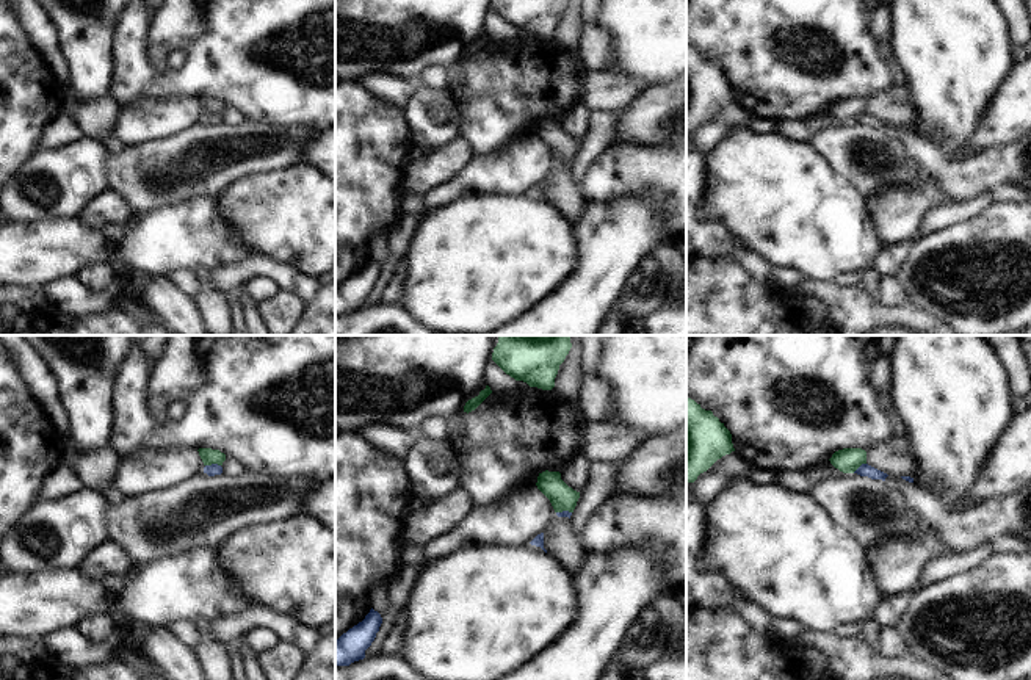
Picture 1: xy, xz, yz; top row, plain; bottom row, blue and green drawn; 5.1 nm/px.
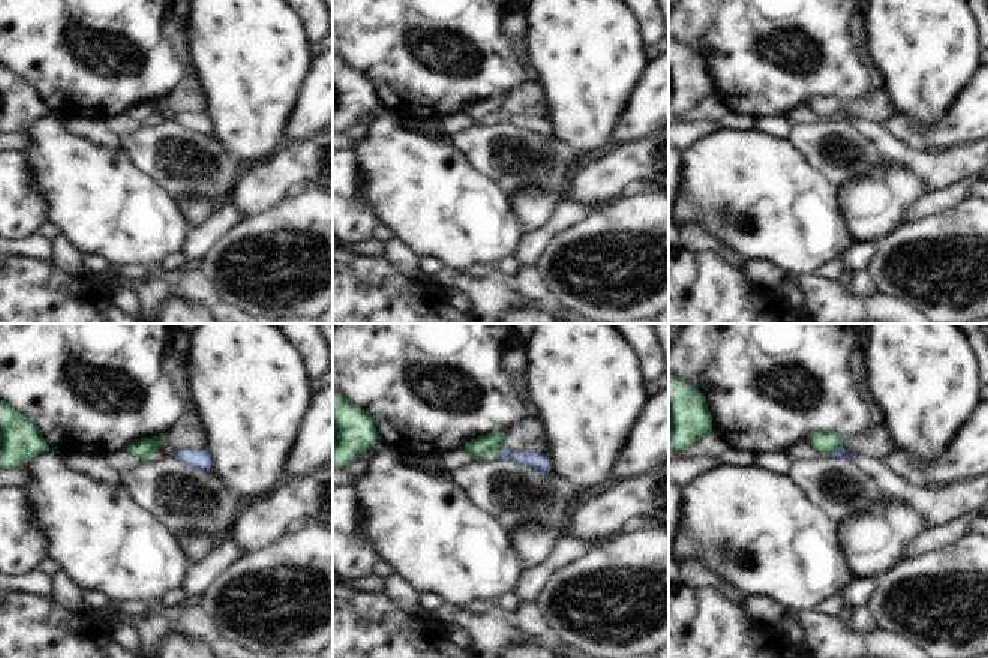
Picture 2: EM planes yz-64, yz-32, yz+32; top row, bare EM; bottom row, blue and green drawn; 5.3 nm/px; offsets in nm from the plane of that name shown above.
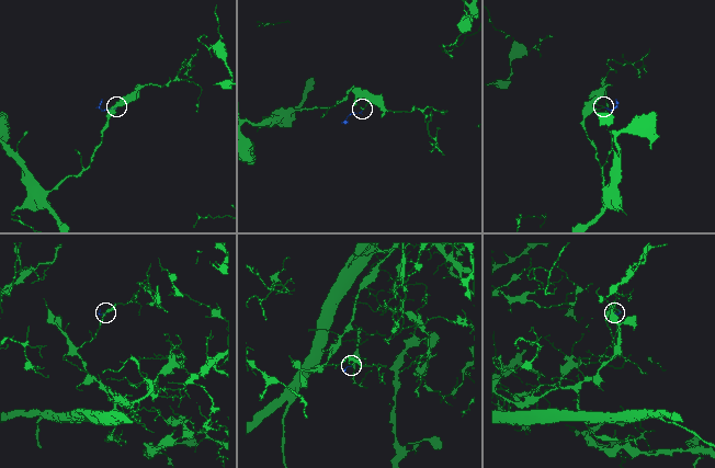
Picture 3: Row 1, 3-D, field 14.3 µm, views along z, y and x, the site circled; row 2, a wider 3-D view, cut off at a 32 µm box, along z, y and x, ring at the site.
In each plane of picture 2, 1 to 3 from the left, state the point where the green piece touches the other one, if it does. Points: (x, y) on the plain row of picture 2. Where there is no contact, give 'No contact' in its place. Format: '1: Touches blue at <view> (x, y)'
1: No contact
2: Touches blue at yz-32 (499, 114)
3: Touches blue at yz+32 (835, 113)

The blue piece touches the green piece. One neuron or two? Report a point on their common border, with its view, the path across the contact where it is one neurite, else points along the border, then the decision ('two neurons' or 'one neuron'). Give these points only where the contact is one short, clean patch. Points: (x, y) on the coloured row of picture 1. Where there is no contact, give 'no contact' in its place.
xy (212, 464) | along xy (220, 464), (206, 466) | two neurons

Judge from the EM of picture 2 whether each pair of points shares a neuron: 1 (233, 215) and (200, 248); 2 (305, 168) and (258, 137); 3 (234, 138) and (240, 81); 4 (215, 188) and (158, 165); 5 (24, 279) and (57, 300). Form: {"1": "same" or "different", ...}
{"1": "same", "2": "different", "3": "same", "4": "same", "5": "same"}

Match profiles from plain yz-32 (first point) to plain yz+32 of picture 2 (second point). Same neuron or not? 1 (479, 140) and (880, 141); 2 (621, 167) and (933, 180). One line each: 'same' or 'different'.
1: different
2: same

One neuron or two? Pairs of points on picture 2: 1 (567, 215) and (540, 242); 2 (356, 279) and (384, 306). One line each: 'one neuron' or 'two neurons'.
1: one neuron
2: one neuron

